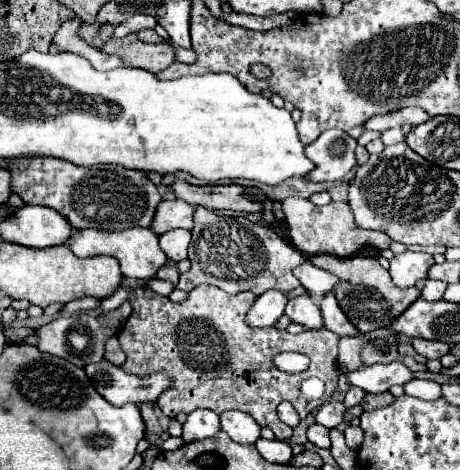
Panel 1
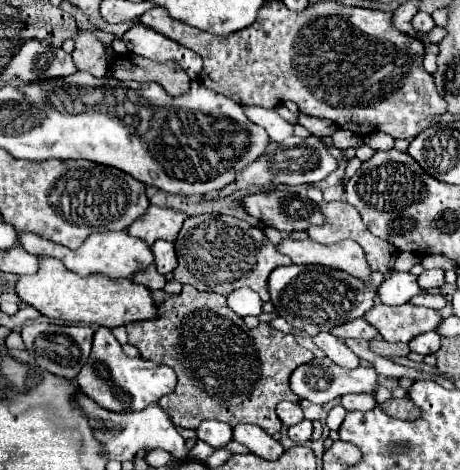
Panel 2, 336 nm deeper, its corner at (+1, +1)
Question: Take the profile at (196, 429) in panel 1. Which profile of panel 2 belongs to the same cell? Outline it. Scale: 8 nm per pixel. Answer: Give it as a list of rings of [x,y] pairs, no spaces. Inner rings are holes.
[[[204,420],[198,430],[196,430],[198,438],[204,440],[206,444],[210,444],[212,448],[224,448],[230,440],[232,440],[232,428],[226,426],[220,420]]]

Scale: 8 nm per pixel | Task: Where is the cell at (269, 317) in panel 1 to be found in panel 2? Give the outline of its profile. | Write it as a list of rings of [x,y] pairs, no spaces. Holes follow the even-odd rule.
[[[240,288],[234,290],[228,296],[228,306],[232,312],[236,312],[238,316],[260,316],[262,314],[262,300],[260,296],[250,290],[250,288]]]

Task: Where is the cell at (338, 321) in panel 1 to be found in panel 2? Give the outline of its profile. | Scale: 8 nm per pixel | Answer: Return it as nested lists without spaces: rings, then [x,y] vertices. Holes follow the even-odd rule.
[[[356,318],[356,320],[350,320],[346,324],[340,324],[338,328],[332,330],[332,334],[342,338],[342,340],[344,338],[366,338],[366,340],[372,340],[378,334],[378,330],[372,328],[364,318]]]

